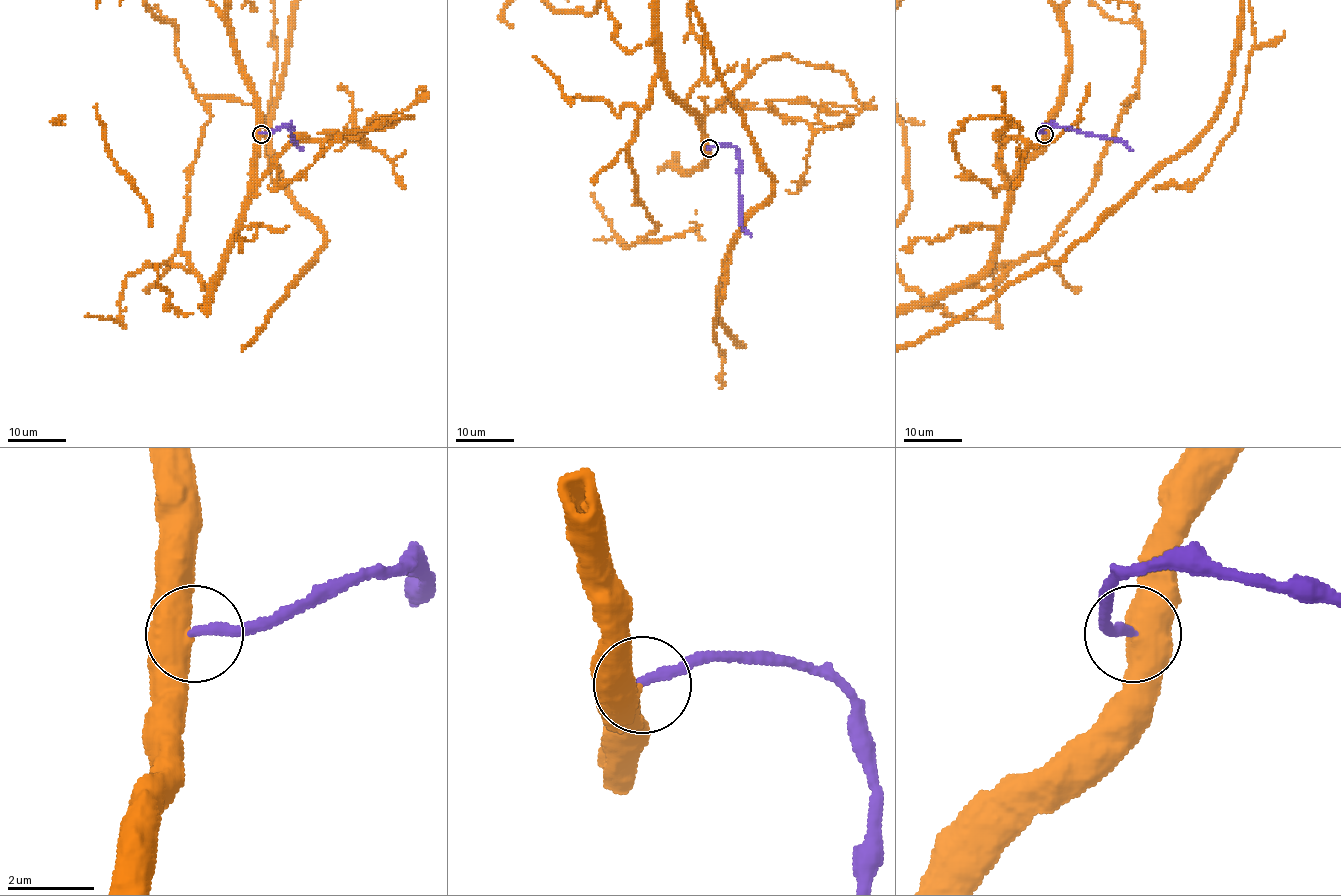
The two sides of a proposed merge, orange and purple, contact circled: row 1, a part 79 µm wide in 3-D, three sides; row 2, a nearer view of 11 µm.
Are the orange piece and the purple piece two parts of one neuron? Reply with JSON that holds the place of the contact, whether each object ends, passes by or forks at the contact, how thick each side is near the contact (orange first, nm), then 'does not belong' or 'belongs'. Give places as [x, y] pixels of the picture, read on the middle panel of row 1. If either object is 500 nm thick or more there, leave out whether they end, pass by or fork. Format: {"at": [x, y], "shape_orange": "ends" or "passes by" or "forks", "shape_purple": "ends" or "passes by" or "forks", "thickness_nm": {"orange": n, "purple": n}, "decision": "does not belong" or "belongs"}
{"at": [709, 148], "thickness_nm": {"orange": 500, "purple": 240}, "decision": "belongs"}

